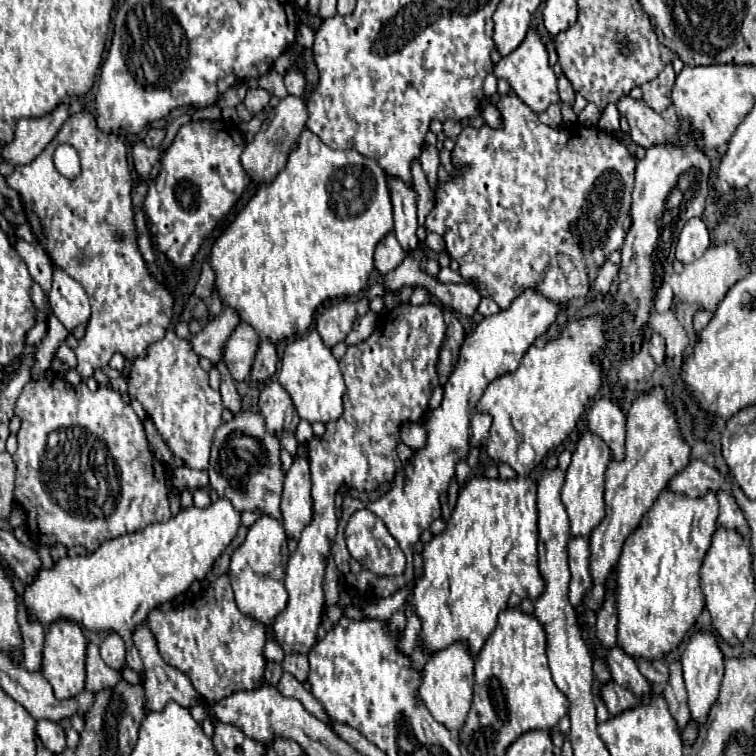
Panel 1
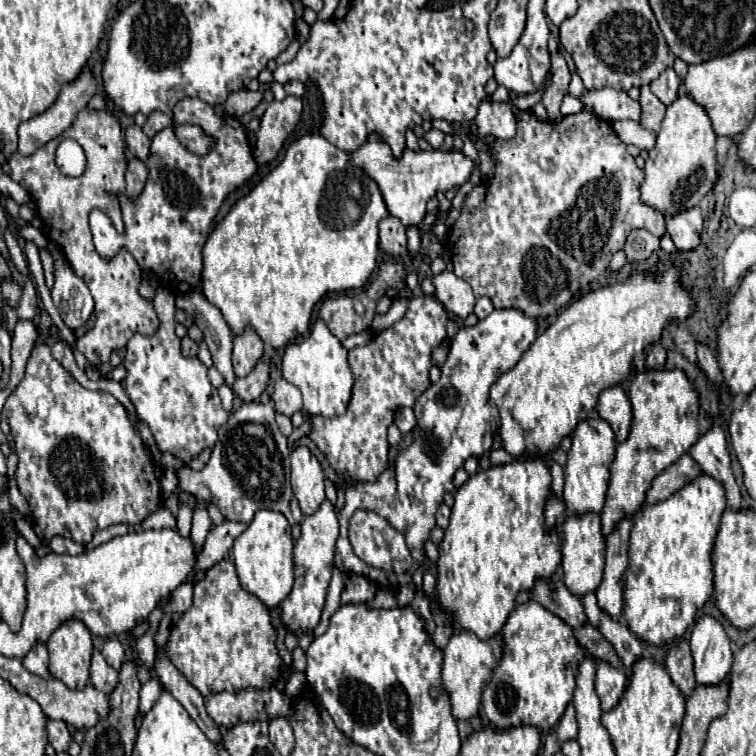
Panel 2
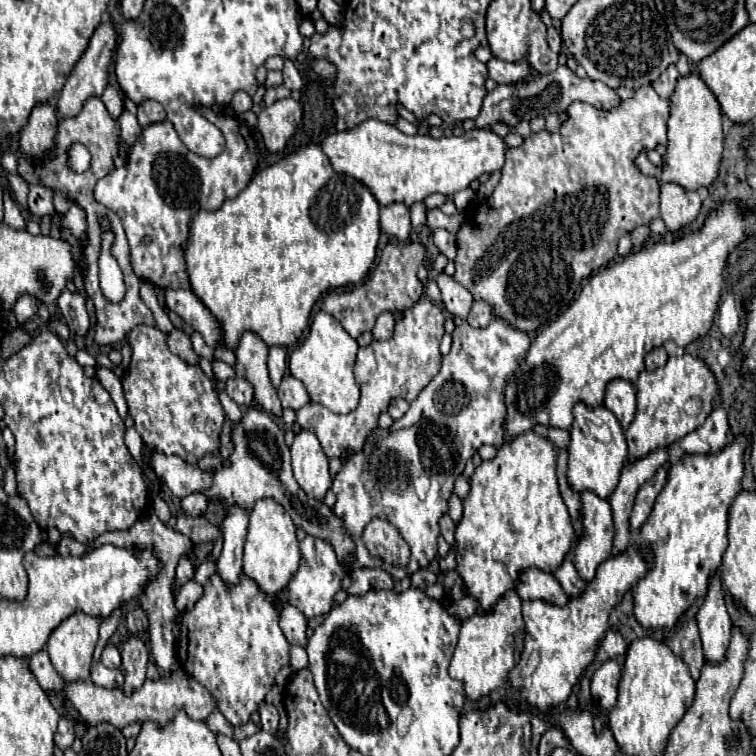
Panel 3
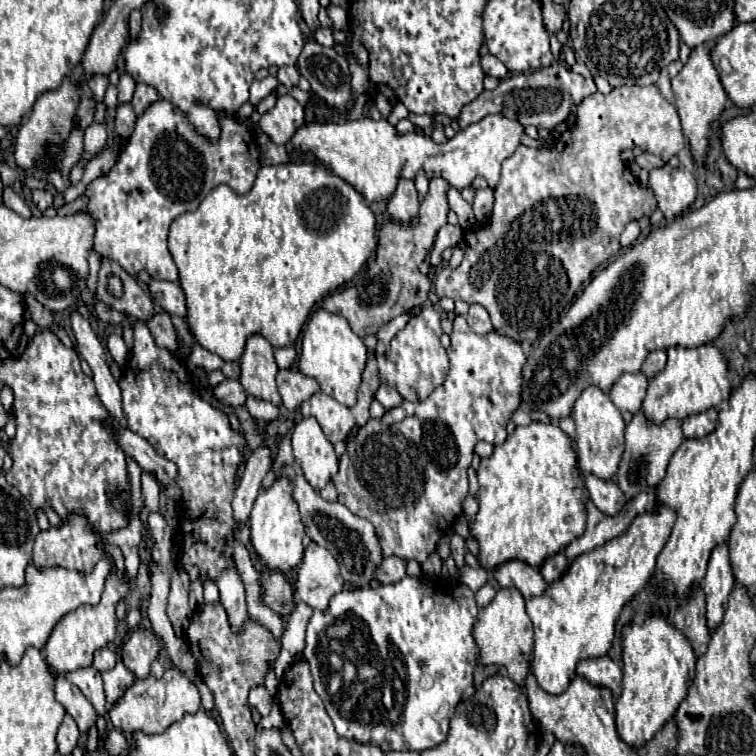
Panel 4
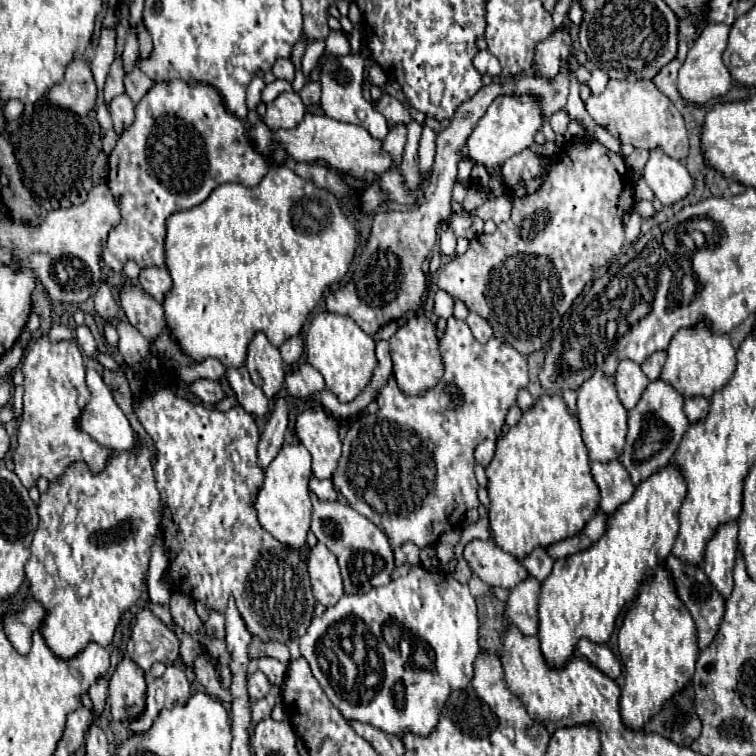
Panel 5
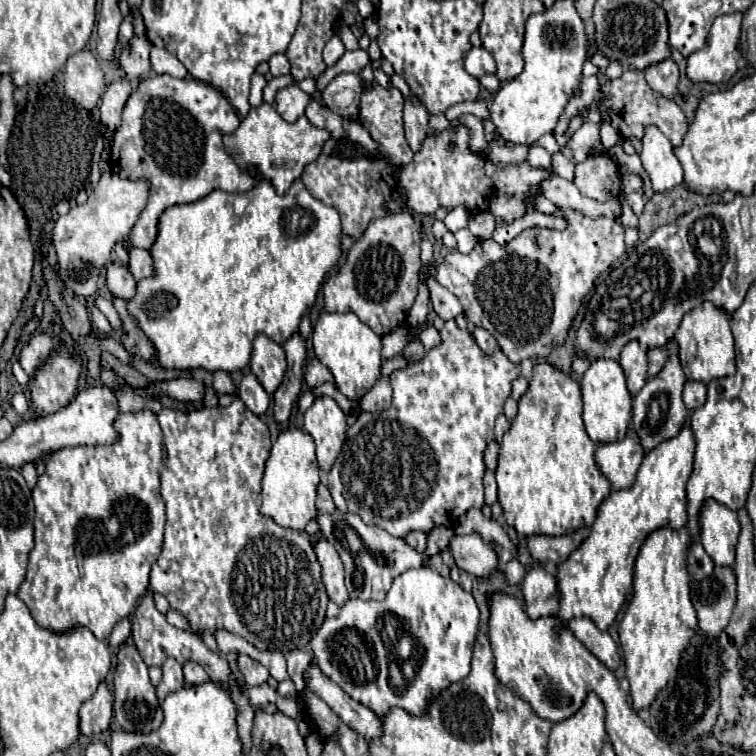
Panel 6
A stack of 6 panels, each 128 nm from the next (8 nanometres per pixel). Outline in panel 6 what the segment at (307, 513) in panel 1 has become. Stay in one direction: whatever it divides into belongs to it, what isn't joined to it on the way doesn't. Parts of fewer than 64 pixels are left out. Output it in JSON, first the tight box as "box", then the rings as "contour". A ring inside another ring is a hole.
{"box":[304,396,346,470],"contour":[[[318,396],[304,414],[304,430],[316,442],[316,456],[322,470],[330,470],[346,438],[346,414],[330,396]]]}

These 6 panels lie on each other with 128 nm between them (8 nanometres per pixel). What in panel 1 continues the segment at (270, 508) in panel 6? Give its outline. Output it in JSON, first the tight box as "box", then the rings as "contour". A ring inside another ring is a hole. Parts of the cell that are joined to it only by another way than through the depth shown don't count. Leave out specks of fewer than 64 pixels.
{"box":[230,516,288,624],"contour":[[[260,516],[254,526],[250,526],[246,540],[234,550],[230,562],[230,582],[234,588],[238,608],[256,618],[258,622],[272,624],[272,620],[286,608],[288,592],[284,588],[284,568],[288,564],[288,538],[280,520],[272,516]]]}

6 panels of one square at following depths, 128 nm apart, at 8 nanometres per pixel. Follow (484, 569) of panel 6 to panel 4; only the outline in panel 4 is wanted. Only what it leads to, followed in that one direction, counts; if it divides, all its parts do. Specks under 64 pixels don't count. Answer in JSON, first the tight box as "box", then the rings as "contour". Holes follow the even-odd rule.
{"box":[490,560,546,600],"contour":[[[508,560],[498,564],[490,570],[490,576],[500,588],[518,588],[526,600],[532,596],[542,596],[546,590],[546,582],[540,572],[522,560]]]}

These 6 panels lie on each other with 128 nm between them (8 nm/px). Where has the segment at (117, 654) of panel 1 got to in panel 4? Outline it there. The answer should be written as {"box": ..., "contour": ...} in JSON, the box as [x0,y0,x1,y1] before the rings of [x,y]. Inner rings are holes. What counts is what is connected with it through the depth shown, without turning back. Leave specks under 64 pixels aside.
{"box":[92,648,116,670],"contour":[[[100,648],[94,652],[94,660],[92,666],[96,670],[112,670],[116,664],[116,654],[110,648]]]}

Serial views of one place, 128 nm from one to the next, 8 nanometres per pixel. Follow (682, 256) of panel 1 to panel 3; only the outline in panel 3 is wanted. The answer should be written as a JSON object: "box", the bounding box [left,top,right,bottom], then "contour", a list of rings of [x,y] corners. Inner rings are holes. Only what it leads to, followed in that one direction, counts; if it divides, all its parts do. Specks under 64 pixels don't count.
{"box":[660,184,700,232],"contour":[[[660,184],[660,218],[666,222],[666,228],[678,232],[686,224],[690,224],[700,212],[700,196],[694,190],[680,188],[680,184]]]}

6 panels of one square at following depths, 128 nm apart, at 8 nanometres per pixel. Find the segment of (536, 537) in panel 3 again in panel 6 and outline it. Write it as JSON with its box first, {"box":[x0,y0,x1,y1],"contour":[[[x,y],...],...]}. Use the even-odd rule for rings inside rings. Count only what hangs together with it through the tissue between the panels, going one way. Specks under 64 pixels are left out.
{"box":[496,362,612,536],"contour":[[[538,362],[532,370],[528,390],[518,400],[518,414],[500,444],[496,480],[498,502],[504,510],[506,522],[514,526],[520,536],[562,536],[590,526],[592,520],[596,520],[600,500],[604,500],[612,490],[610,480],[600,472],[594,460],[594,448],[596,444],[590,440],[582,424],[582,394],[578,380],[548,362]]]}

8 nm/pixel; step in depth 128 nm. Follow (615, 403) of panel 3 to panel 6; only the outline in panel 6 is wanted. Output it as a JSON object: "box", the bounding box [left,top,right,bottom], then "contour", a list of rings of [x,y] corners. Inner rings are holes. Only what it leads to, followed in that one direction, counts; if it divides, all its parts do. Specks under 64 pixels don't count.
{"box":[620,340,648,394],"contour":[[[638,340],[628,342],[622,348],[620,354],[620,364],[624,368],[626,374],[626,382],[632,394],[640,392],[640,388],[646,384],[646,368],[648,368],[648,360],[646,360],[646,352],[644,348],[640,348]]]}

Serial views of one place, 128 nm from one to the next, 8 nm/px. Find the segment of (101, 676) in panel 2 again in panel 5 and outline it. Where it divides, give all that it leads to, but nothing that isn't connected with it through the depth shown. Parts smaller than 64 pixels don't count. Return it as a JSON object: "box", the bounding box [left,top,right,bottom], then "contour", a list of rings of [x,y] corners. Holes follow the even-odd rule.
{"box":[108,658,144,722],"contour":[[[122,658],[108,686],[108,702],[116,722],[132,720],[144,712],[144,688],[144,670],[132,658]]]}

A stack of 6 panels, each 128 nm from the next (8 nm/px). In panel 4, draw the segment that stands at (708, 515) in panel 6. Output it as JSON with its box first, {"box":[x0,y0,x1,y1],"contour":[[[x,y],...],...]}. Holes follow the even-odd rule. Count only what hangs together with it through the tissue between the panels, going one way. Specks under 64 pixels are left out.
{"box":[702,542,734,630],"contour":[[[722,542],[712,550],[712,556],[708,560],[708,572],[702,582],[702,588],[706,592],[710,630],[716,630],[718,624],[722,622],[732,586],[734,586],[734,574],[728,558],[728,544]]]}

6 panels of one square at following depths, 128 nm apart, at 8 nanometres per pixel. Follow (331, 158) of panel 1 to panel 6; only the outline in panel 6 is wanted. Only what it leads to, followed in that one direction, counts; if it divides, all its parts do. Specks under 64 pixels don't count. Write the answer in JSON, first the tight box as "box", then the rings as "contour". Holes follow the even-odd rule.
{"box":[126,180,342,372],"contour":[[[260,180],[252,190],[242,194],[244,198],[250,200],[250,204],[246,206],[242,216],[234,214],[234,198],[236,194],[228,194],[224,190],[214,190],[208,196],[190,202],[190,204],[176,204],[166,208],[160,214],[158,220],[158,234],[156,240],[150,248],[152,260],[154,260],[154,274],[148,280],[138,280],[136,282],[136,294],[134,298],[126,300],[126,308],[132,314],[132,318],[136,320],[138,328],[146,334],[146,338],[152,342],[154,350],[156,350],[156,360],[162,368],[176,368],[176,370],[186,370],[186,368],[204,368],[210,372],[216,370],[224,370],[224,372],[238,372],[242,370],[248,362],[250,362],[250,354],[252,354],[252,340],[256,334],[266,334],[268,338],[272,338],[278,344],[284,344],[296,330],[300,324],[302,314],[314,304],[316,300],[316,292],[320,288],[320,282],[324,280],[324,276],[328,274],[328,270],[338,262],[342,250],[340,250],[340,218],[336,208],[326,206],[324,202],[320,202],[318,198],[314,198],[300,180],[296,180],[284,196],[278,196],[274,186],[266,180]]]}

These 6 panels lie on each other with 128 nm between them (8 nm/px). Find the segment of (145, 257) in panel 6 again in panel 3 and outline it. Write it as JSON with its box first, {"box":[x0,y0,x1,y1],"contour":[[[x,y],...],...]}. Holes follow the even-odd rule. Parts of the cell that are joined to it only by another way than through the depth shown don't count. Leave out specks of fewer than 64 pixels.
{"box":[164,290,236,366],"contour":[[[164,290],[166,308],[176,312],[186,324],[190,324],[196,332],[200,332],[206,344],[214,346],[216,358],[234,366],[236,356],[232,350],[222,346],[222,328],[214,320],[214,316],[204,308],[204,304],[196,298],[192,290]]]}

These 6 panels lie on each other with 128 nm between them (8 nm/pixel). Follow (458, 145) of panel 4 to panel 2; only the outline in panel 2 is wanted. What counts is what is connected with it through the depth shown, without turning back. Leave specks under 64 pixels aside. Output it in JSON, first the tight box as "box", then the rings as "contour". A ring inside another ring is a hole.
{"box":[350,134,476,226],"contour":[[[370,134],[366,142],[350,152],[352,164],[356,168],[364,168],[372,180],[376,180],[382,198],[386,202],[386,208],[392,216],[398,216],[404,226],[420,224],[426,216],[426,202],[436,196],[436,192],[448,192],[452,188],[462,186],[466,180],[470,180],[476,164],[472,158],[468,158],[462,150],[410,150],[404,148],[402,156],[396,158],[388,146],[386,140],[382,140],[378,134]]]}

